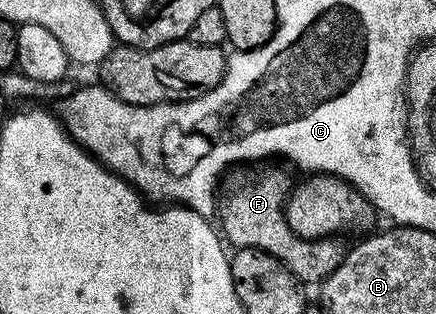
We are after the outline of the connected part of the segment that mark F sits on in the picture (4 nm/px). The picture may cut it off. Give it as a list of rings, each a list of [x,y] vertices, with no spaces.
[[[237,165],[225,172],[219,183],[220,234],[226,240],[229,238],[233,242],[232,246],[234,248],[250,247],[251,249],[259,249],[263,253],[271,253],[271,257],[275,257],[283,265],[287,265],[287,269],[291,269],[291,273],[302,284],[313,283],[313,285],[320,285],[326,277],[331,273],[335,273],[335,269],[339,269],[339,265],[345,260],[346,244],[341,244],[342,240],[337,237],[300,239],[293,232],[291,225],[287,225],[285,201],[289,198],[289,192],[295,186],[295,179],[292,179],[283,168],[269,166],[273,165]]]

